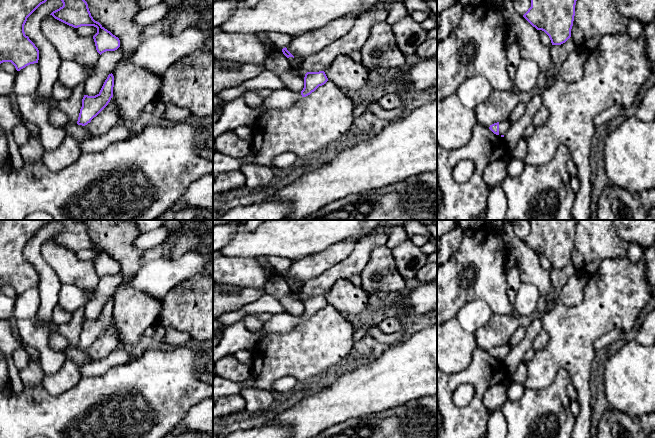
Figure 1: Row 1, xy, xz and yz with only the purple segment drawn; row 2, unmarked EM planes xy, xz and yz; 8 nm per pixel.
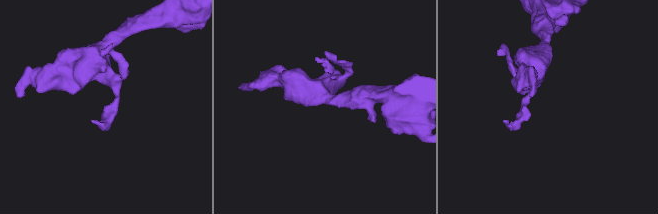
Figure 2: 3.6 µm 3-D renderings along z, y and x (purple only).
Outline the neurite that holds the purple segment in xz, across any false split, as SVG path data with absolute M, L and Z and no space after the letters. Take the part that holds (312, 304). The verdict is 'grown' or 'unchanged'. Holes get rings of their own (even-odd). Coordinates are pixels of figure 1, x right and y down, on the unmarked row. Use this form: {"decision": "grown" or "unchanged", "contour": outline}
{"decision": "grown", "contour": "M324 295L307 296L304 301L304 312L301 316L294 316L286 312L275 314L258 331L247 330L242 318L224 329L218 345L213 349L213 363L225 356L233 355L239 350L253 348L260 340L271 333L292 330L297 324L310 319L327 305L328 302Z"}

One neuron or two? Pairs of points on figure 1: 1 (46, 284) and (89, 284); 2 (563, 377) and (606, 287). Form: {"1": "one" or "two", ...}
{"1": "two", "2": "two"}

